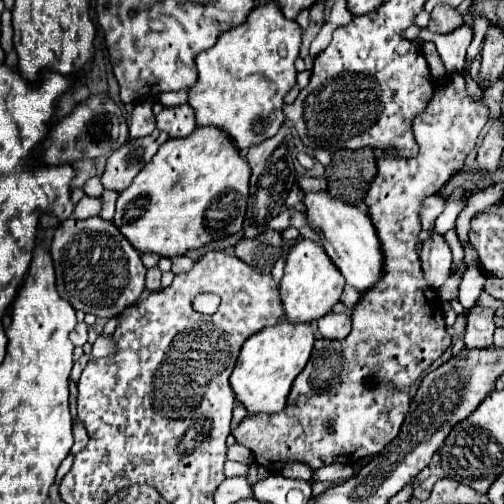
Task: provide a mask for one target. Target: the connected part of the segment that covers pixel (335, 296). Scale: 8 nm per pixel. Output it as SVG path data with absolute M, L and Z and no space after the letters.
M299 240L285 262L285 276L281 280L279 292L285 308L285 316L289 322L313 322L331 312L333 304L339 302L341 292L345 288L345 278L339 274L337 266L331 262L323 246L313 240Z

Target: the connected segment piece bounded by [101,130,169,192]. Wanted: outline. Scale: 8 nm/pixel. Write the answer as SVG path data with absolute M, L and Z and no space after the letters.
M155 130L153 134L137 140L129 140L123 144L119 150L115 150L105 166L105 174L101 176L101 182L107 190L125 190L135 174L155 156L159 146L167 140L169 136L163 134L161 130Z

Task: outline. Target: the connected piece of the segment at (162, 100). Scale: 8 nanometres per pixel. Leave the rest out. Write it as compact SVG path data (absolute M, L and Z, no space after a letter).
M185 90L159 94L159 104L161 106L175 106L175 104L183 104L183 102L187 102L187 92Z

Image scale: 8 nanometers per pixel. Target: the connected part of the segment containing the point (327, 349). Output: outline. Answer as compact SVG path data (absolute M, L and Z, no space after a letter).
M453 74L449 84L435 90L427 110L413 120L413 134L419 144L417 158L401 158L395 150L387 150L391 158L377 160L379 170L367 192L365 204L369 206L369 216L383 242L385 276L367 294L363 294L353 308L353 330L345 340L333 342L319 338L315 342L307 366L293 382L287 406L279 414L249 414L231 432L237 444L247 446L253 452L255 462L267 472L281 472L289 462L303 462L313 470L327 464L353 464L361 458L379 454L393 438L397 438L411 406L411 386L451 346L451 336L447 334L443 320L441 298L427 286L417 254L421 202L427 196L437 194L445 182L463 168L467 154L475 148L487 116L487 104L475 102L467 96L463 74Z

